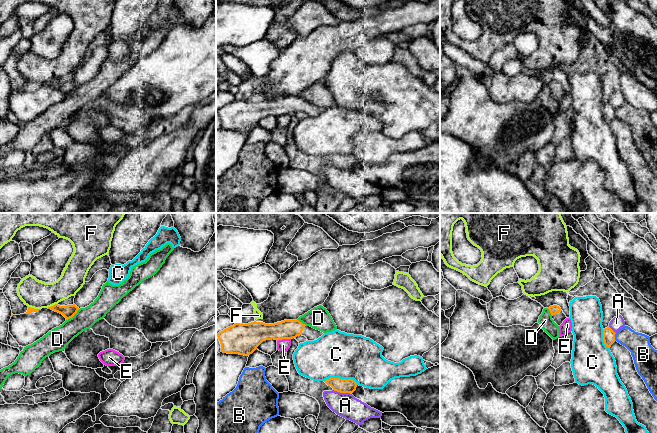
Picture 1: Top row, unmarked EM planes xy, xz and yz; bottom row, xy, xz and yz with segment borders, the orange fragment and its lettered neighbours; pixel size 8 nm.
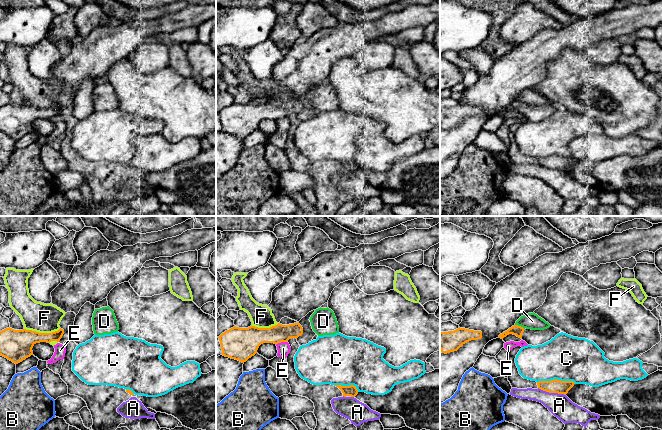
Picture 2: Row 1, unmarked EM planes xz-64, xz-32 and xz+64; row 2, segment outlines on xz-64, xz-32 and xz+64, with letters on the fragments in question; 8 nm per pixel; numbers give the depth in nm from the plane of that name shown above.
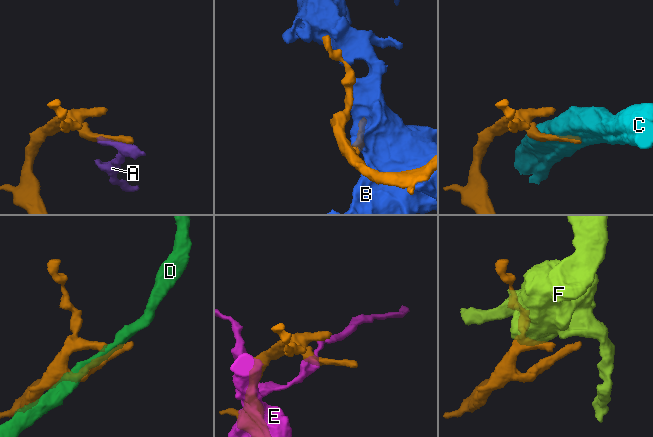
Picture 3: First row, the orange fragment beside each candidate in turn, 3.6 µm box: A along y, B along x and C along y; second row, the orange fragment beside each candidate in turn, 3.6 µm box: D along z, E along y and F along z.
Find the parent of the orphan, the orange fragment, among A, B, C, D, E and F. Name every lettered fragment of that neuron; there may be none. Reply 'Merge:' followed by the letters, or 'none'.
Merge: none

